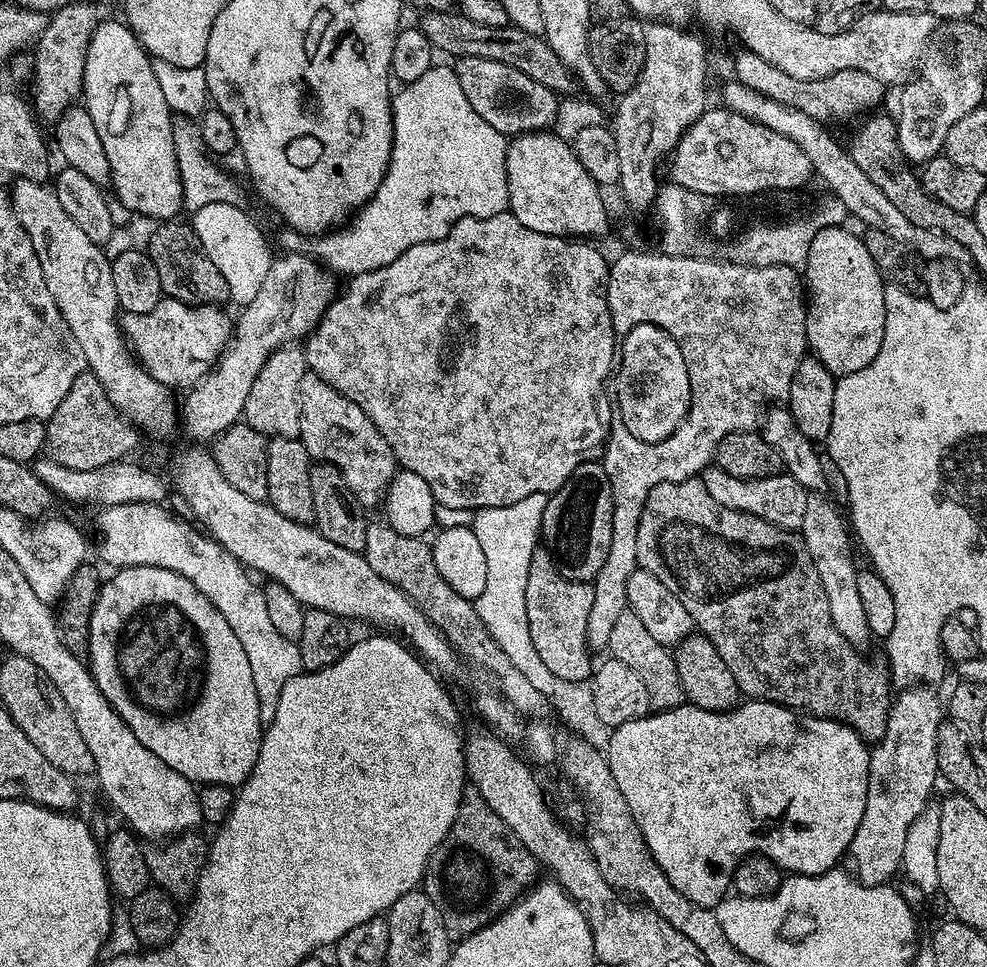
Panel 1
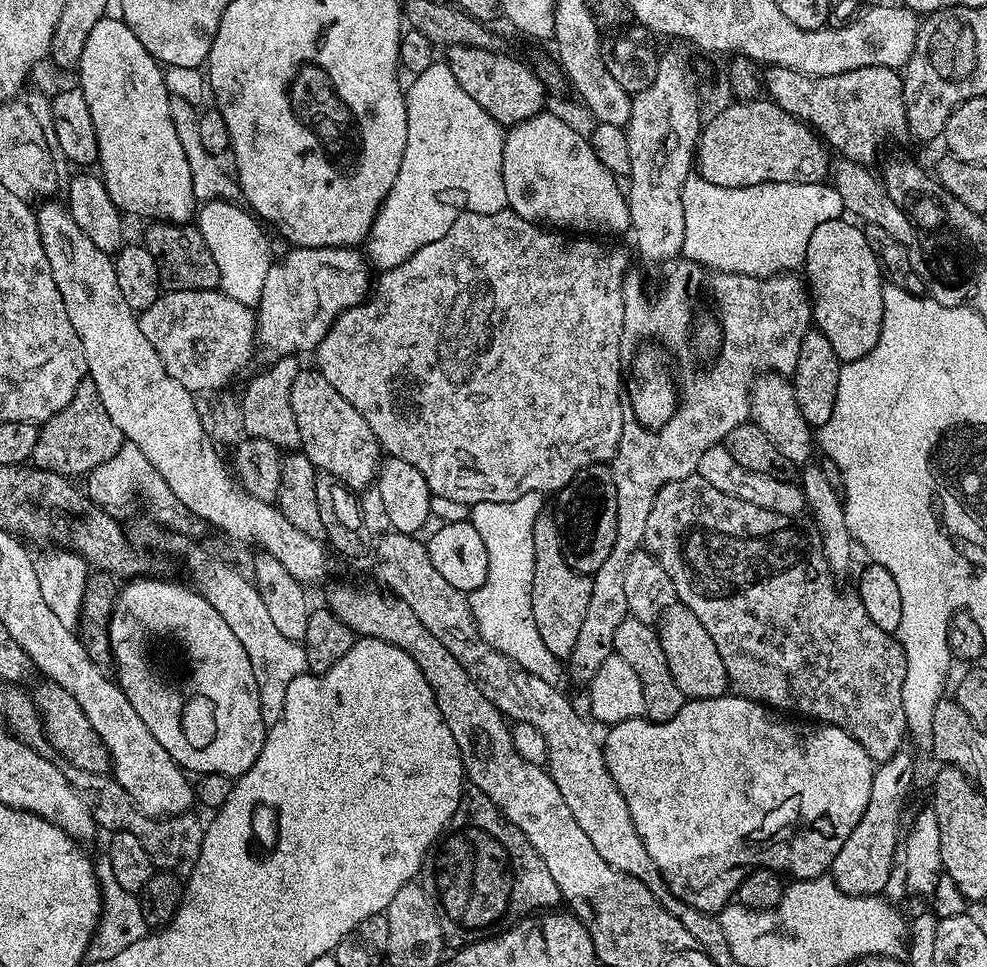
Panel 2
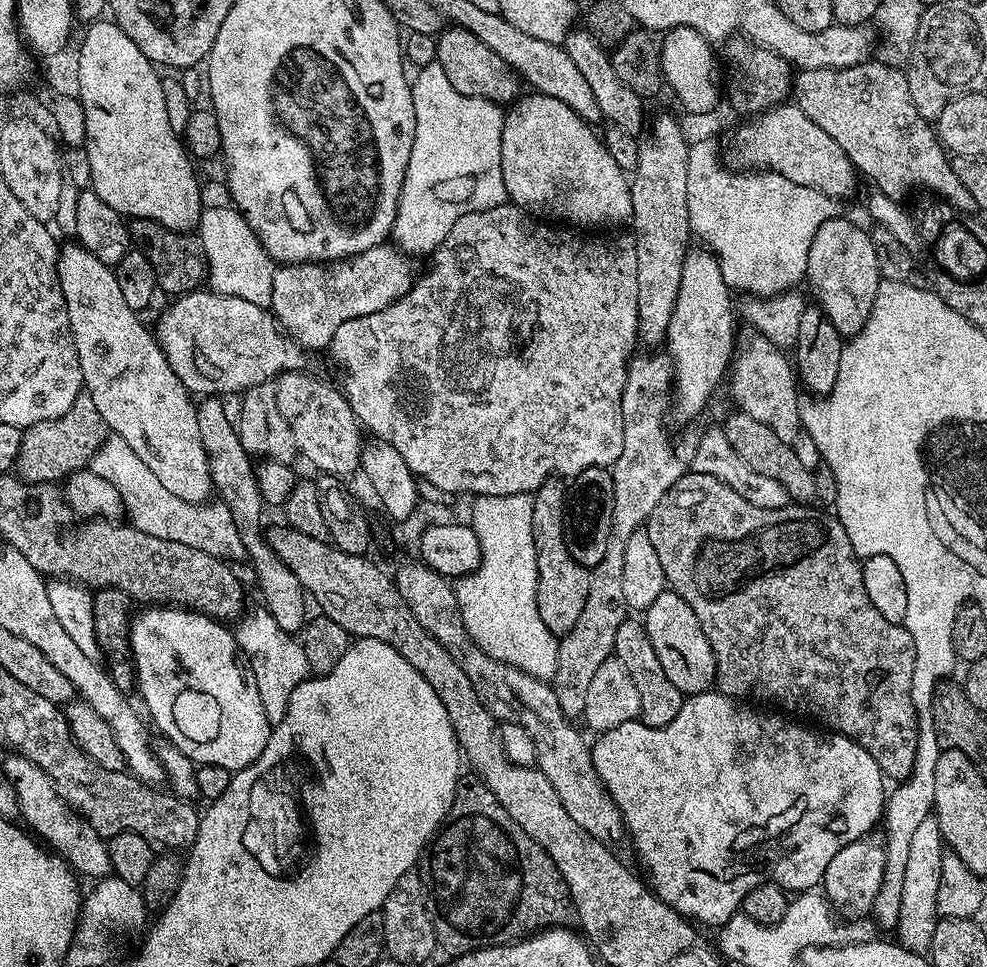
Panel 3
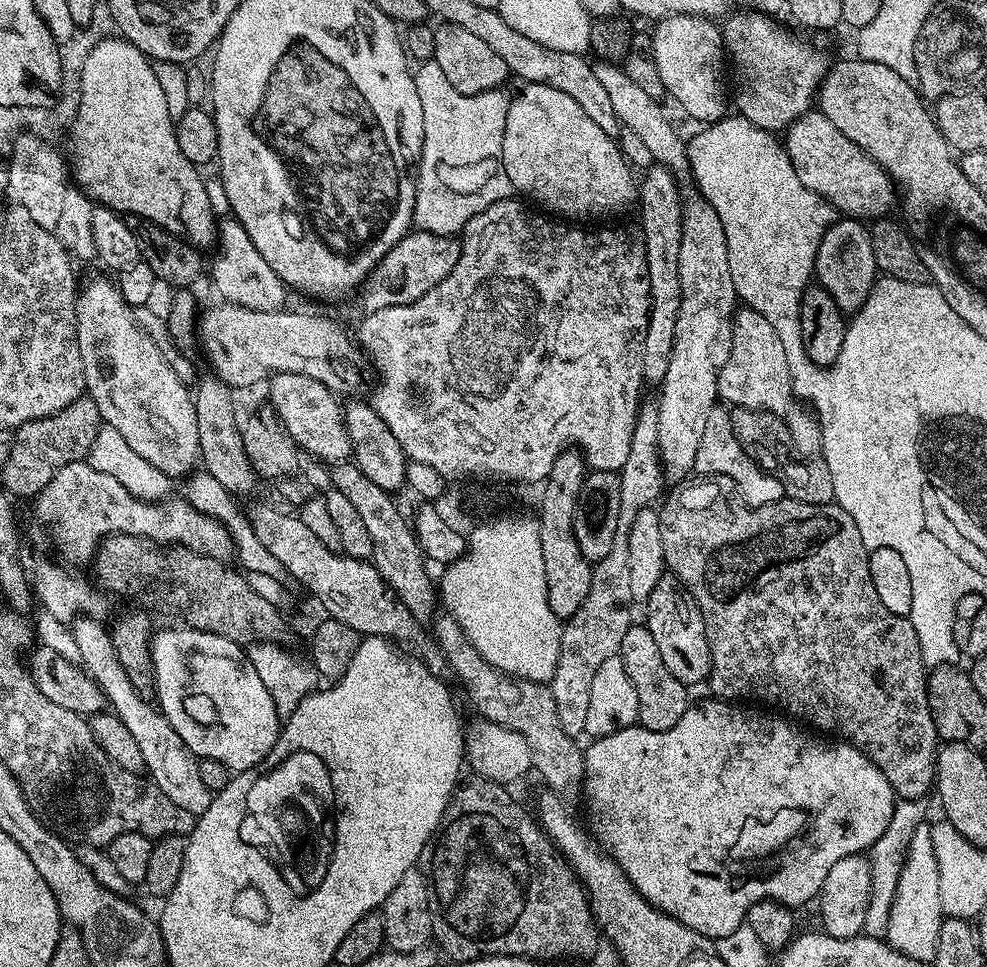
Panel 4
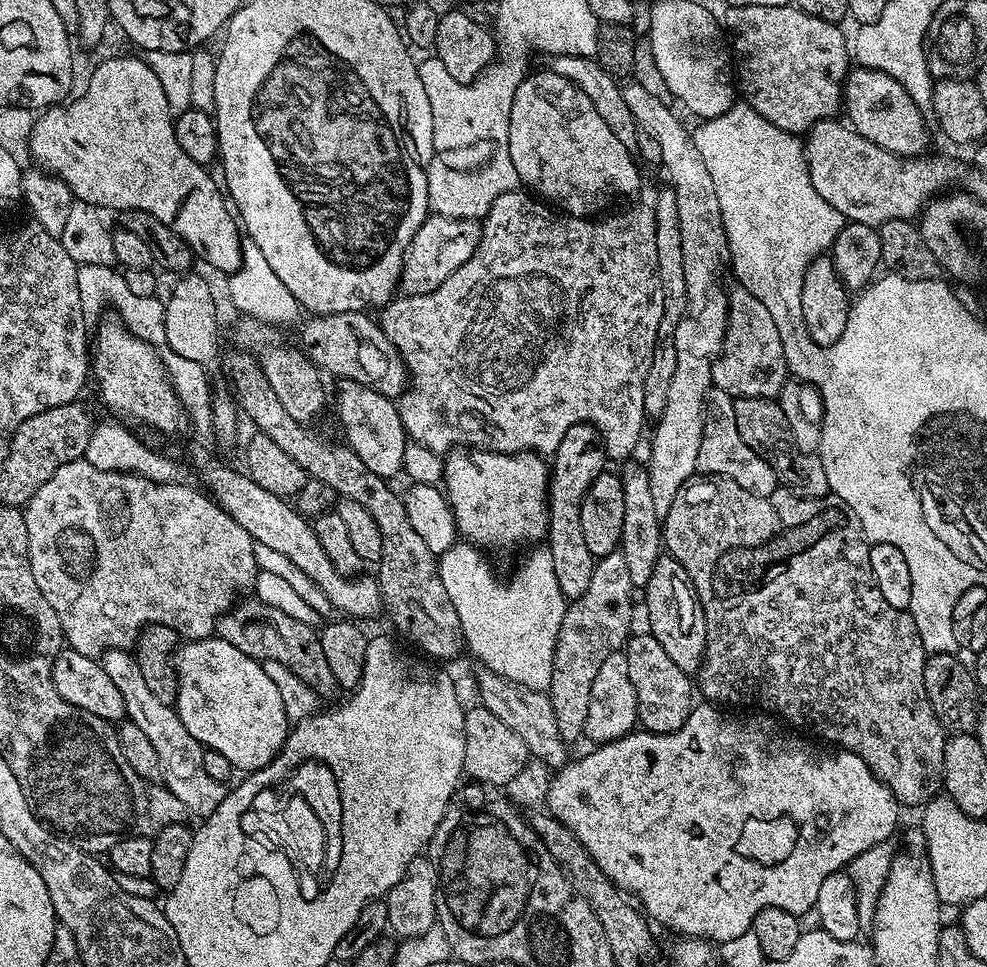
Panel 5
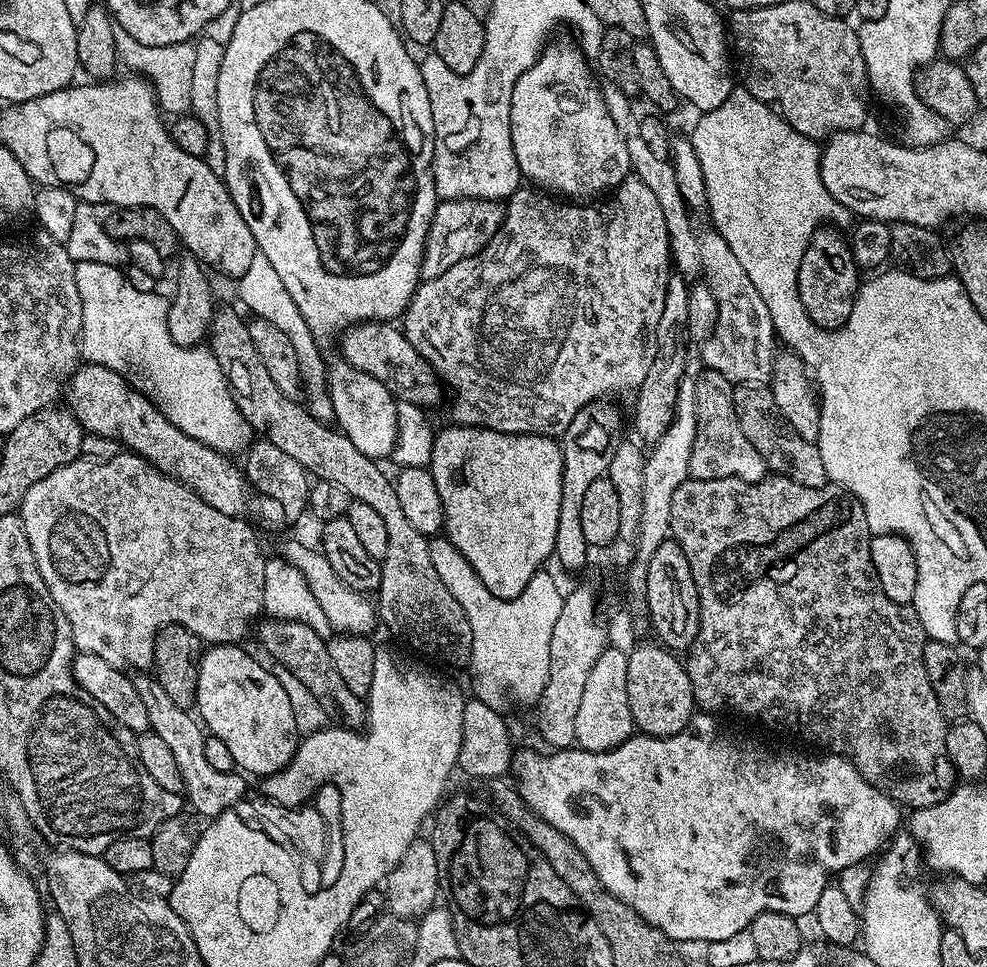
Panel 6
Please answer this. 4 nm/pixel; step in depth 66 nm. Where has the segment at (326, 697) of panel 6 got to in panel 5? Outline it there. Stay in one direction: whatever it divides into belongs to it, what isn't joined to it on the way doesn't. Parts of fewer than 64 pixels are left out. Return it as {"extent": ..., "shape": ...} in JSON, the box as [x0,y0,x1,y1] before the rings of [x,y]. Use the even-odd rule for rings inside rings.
{"extent":[215,598,338,698],"shape":[[[255,598],[241,599],[217,620],[215,635],[219,639],[228,640],[230,646],[238,646],[238,650],[242,650],[242,654],[252,656],[255,660],[282,662],[282,666],[286,666],[286,670],[294,670],[294,674],[298,674],[298,678],[302,678],[302,682],[306,682],[306,686],[310,686],[310,690],[314,690],[317,697],[324,698],[324,696],[332,696],[338,692],[334,673],[330,671],[330,666],[327,665],[326,658],[322,655],[319,631],[311,624],[298,622],[298,618],[290,618],[290,614],[282,614],[282,610],[278,610],[278,606],[270,606]]]}

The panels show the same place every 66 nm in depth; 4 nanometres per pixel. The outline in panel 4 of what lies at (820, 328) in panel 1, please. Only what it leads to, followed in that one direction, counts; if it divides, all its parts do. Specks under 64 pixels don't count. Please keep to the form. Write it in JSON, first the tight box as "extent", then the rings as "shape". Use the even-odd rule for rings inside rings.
{"extent":[814,218,878,312],"shape":[[[840,218],[829,225],[817,250],[814,276],[819,287],[825,288],[830,298],[834,298],[841,312],[859,312],[878,279],[871,231],[855,218]]]}

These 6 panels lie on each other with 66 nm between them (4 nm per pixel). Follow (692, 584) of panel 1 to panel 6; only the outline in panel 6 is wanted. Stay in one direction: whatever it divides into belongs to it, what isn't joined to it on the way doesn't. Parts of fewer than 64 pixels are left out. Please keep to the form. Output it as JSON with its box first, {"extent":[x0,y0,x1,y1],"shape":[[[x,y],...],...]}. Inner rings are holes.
{"extent":[670,474,958,810],"shape":[[[769,474],[763,480],[759,480],[757,484],[742,482],[733,476],[730,478],[714,478],[713,480],[694,480],[689,478],[686,482],[682,482],[682,486],[678,486],[678,490],[674,490],[674,499],[670,502],[670,536],[671,539],[678,542],[678,546],[682,546],[682,554],[686,554],[686,562],[690,562],[690,570],[694,574],[694,582],[696,583],[698,598],[700,599],[698,634],[691,648],[686,653],[686,667],[688,669],[688,677],[690,678],[690,686],[694,686],[694,698],[696,699],[697,709],[703,710],[708,714],[729,712],[732,716],[741,716],[744,720],[753,720],[754,723],[761,724],[764,728],[777,728],[780,732],[789,732],[790,735],[797,736],[798,739],[805,740],[808,744],[817,744],[820,747],[817,749],[823,750],[825,753],[834,756],[845,756],[858,770],[858,774],[862,774],[862,778],[866,778],[866,782],[870,782],[870,786],[874,786],[879,792],[886,794],[891,800],[896,801],[897,804],[905,809],[930,810],[934,805],[942,803],[943,800],[949,799],[953,795],[954,789],[952,787],[958,783],[958,777],[956,775],[956,767],[952,765],[950,758],[946,754],[946,734],[948,733],[946,717],[944,717],[942,710],[938,706],[938,698],[934,698],[934,686],[930,686],[930,678],[926,678],[926,666],[924,665],[926,637],[922,630],[922,622],[918,622],[918,614],[911,604],[890,602],[890,598],[886,598],[886,594],[876,577],[874,562],[870,558],[870,542],[873,535],[872,531],[868,529],[868,523],[866,522],[866,510],[862,510],[860,501],[852,493],[846,491],[845,488],[841,488],[840,485],[831,482],[822,485],[821,488],[807,488],[798,482],[794,482],[789,476],[781,476],[779,474]]]}

